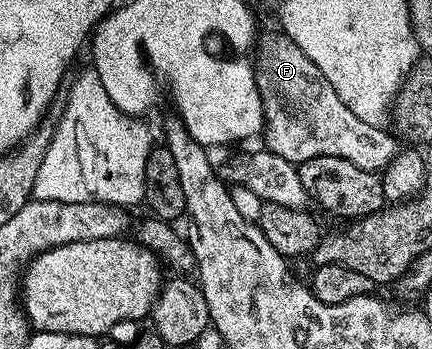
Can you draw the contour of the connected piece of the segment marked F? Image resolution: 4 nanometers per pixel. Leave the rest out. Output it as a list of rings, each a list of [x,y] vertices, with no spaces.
[[[277,29],[263,35],[255,43],[258,59],[255,61],[255,74],[261,103],[264,105],[265,126],[261,135],[263,140],[265,139],[266,150],[295,165],[311,160],[312,157],[331,156],[343,157],[364,171],[377,173],[385,170],[399,150],[396,136],[392,132],[387,133],[386,128],[382,126],[371,126],[360,121],[359,117],[340,101],[335,89],[332,89],[330,83],[322,77],[315,63],[307,57],[307,53],[303,53],[303,49],[299,49],[299,45],[291,41],[291,37]]]

